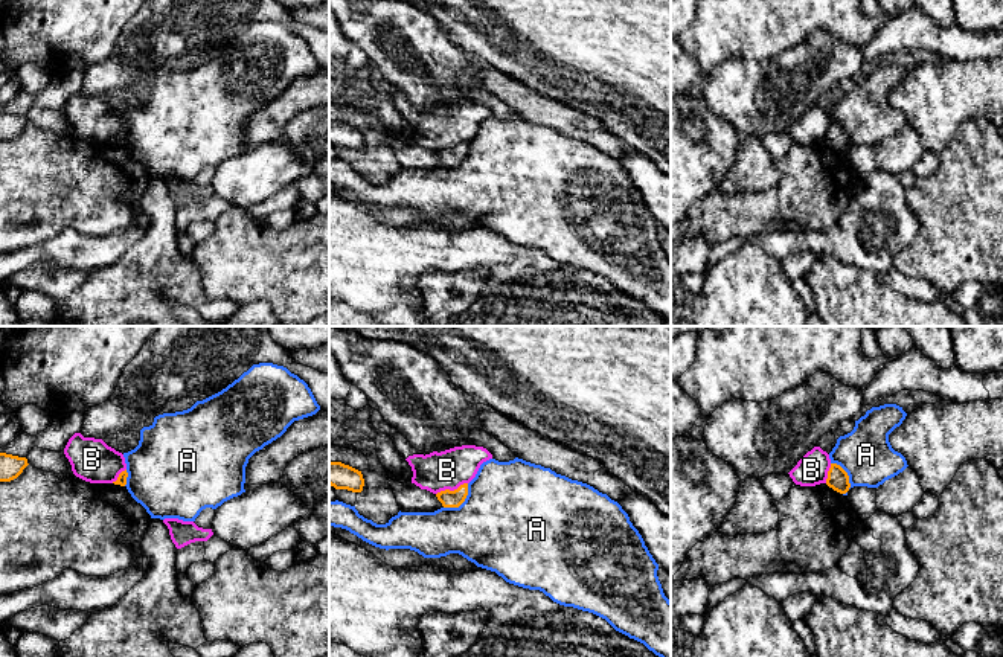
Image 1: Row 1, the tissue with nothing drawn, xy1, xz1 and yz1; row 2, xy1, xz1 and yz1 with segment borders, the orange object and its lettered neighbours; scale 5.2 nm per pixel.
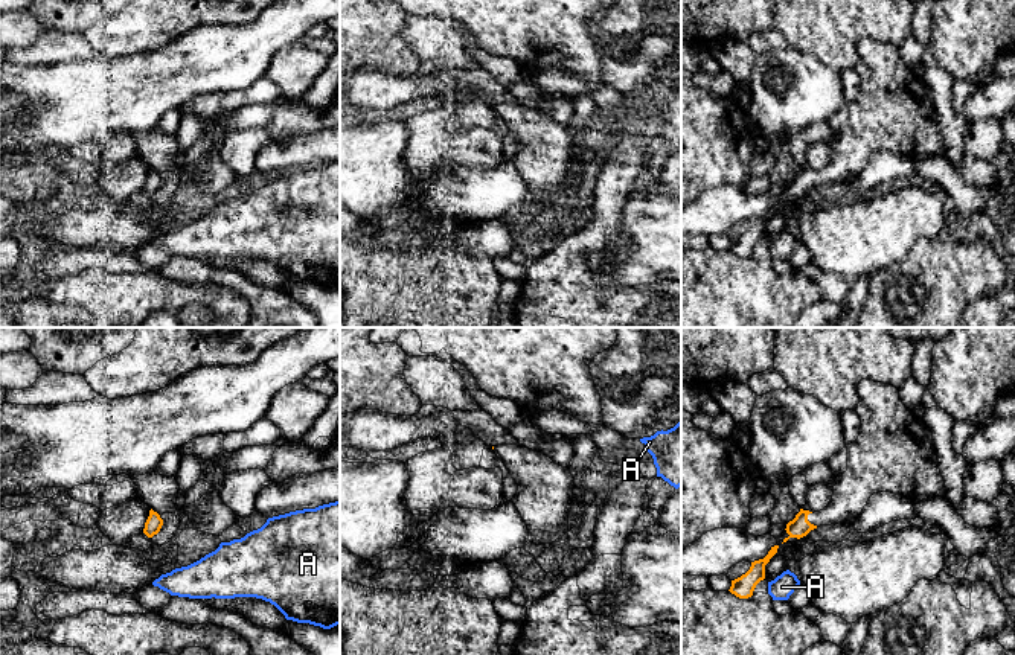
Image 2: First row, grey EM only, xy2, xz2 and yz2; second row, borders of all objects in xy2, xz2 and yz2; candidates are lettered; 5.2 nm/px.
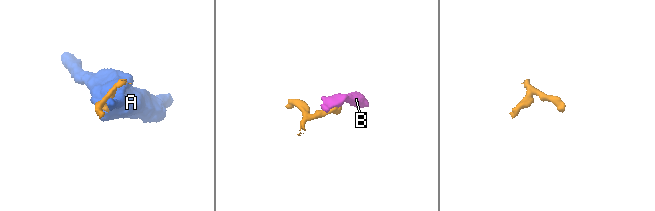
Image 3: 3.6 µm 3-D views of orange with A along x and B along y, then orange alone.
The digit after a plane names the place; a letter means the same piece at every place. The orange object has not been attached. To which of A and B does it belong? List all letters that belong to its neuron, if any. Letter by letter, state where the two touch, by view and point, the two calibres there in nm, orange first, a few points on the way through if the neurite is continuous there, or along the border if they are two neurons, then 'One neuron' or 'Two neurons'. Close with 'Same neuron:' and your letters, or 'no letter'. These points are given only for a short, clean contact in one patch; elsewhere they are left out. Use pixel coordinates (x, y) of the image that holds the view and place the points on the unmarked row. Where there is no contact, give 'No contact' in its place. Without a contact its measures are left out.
A: Touches orange at xz1 (462, 160). Thickness 100 nm (orange) against 480 nm. Boundary: xz1 (468, 142), (465, 157), (458, 165), (444, 166). Two neurons
B: Touches orange at xz1 (451, 150). Thickness 100 nm (orange) against 200 nm. Boundary: xz1 (467, 141), (453, 148), (441, 148), (436, 153). Two neurons
Same neuron: no letter

